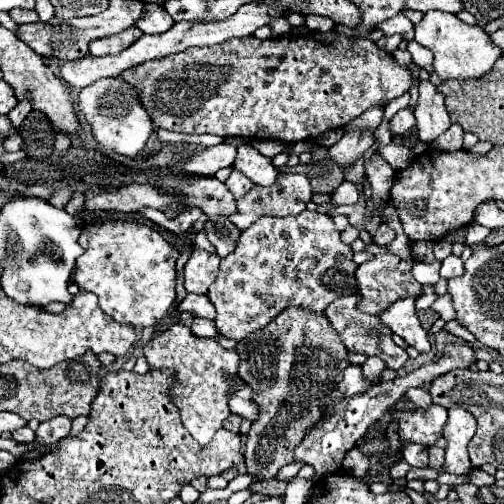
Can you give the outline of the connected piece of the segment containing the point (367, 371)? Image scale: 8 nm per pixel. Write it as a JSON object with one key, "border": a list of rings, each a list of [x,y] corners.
{"border":[[[368,357],[368,359],[360,365],[360,369],[362,369],[362,375],[364,375],[368,381],[378,381],[380,375],[382,375],[382,371],[386,369],[386,365],[384,365],[384,361],[380,361],[380,357]]]}

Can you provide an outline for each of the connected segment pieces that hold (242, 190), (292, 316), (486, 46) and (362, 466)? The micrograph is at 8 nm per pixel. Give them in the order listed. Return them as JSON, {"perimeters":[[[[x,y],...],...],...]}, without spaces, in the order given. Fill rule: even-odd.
{"perimeters":[[[[234,169],[226,181],[226,187],[234,195],[234,199],[242,199],[248,193],[248,189],[252,189],[252,181]]],[[[286,309],[256,335],[236,345],[240,355],[238,375],[252,387],[258,405],[258,419],[252,423],[246,439],[246,469],[258,479],[276,477],[282,465],[294,461],[292,451],[304,439],[306,431],[322,417],[322,403],[332,395],[348,365],[348,351],[332,333],[324,313],[306,313]],[[292,369],[292,381],[290,381]]],[[[428,11],[420,25],[414,27],[414,33],[414,39],[434,53],[434,71],[442,81],[480,79],[492,69],[496,59],[502,55],[500,49],[496,49],[496,45],[490,43],[490,37],[488,33],[484,33],[482,27],[466,25],[454,13]]],[[[352,447],[346,457],[344,457],[344,463],[342,463],[342,469],[350,475],[356,475],[356,477],[366,477],[368,473],[368,467],[370,467],[370,459],[366,459],[360,451],[360,447]]]]}

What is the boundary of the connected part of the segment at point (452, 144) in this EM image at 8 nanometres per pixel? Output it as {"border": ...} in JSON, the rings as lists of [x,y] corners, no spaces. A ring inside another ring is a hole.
{"border":[[[450,125],[446,133],[436,139],[436,149],[440,151],[460,151],[462,149],[462,129],[460,125]]]}

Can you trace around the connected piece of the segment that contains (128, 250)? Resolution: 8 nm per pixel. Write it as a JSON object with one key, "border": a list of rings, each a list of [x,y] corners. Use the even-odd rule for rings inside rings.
{"border":[[[104,221],[104,223],[92,223],[82,229],[80,243],[84,245],[84,255],[76,261],[76,271],[72,279],[78,283],[80,289],[86,289],[100,299],[100,309],[114,317],[120,323],[130,323],[134,327],[154,327],[160,323],[160,319],[168,313],[170,305],[176,299],[176,259],[178,251],[174,245],[170,245],[156,229],[150,225],[138,223],[138,221]]]}

